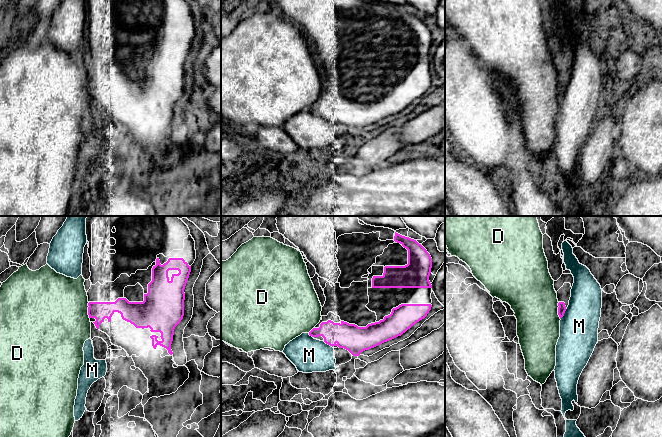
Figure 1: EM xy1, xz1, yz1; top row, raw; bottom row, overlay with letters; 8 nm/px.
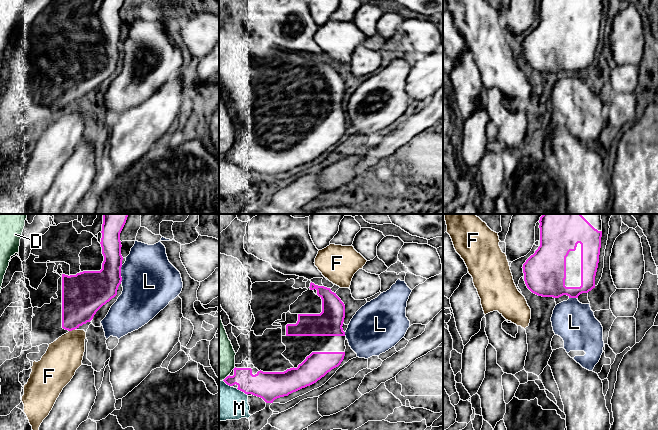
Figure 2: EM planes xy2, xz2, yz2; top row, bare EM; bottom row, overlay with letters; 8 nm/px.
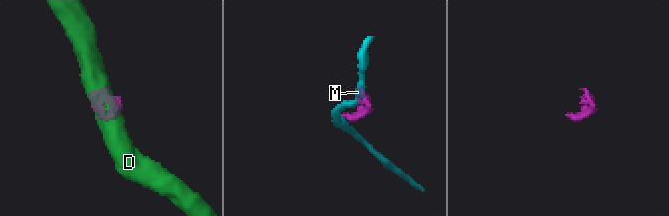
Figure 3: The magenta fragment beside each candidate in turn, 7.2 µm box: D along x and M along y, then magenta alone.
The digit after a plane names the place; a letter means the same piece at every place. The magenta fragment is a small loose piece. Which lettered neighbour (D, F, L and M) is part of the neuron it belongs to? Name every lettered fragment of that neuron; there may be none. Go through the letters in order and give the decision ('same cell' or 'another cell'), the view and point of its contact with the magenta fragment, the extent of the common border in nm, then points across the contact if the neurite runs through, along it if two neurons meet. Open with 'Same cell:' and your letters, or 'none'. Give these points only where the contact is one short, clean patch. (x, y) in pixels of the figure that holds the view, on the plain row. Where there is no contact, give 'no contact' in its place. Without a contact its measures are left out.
Same cell: L
D: another cell | yz1 (558, 87) | 140 nm | along yz1 (558, 78), (558, 92), (560, 95)
F: another cell | xy2 (72, 105) | 60 nm | along xy2 (75, 104), (69, 107)
L: same cell | xy2 (120, 50) | 140 nm
M: another cell | xz2 (242, 167) | 110 nm

